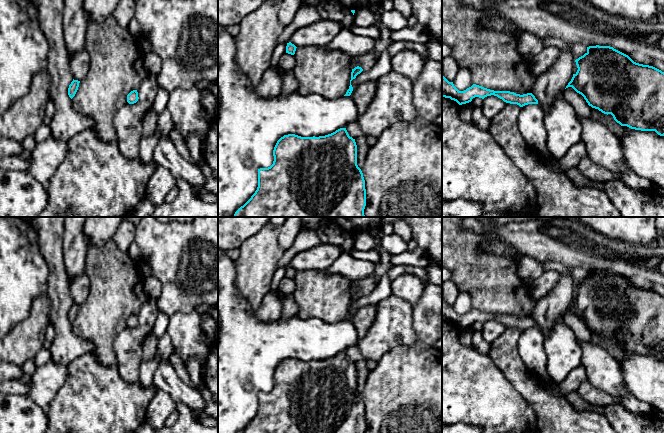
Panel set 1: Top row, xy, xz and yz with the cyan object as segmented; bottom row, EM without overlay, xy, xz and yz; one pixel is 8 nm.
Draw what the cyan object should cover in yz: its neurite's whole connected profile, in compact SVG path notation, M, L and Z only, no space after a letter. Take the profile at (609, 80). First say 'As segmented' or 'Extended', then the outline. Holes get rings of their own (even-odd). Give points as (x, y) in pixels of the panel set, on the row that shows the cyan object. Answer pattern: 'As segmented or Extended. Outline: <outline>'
As segmented. Outline: M589 46L587 52L575 60L577 72L573 74L566 88L572 87L581 94L589 106L604 114L611 114L621 126L641 131L655 131L664 136L664 72L634 62L628 55L610 46Z

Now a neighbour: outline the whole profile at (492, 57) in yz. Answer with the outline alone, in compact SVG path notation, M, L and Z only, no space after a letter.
M442 0L442 43L452 48L451 56L459 68L468 70L473 84L494 91L516 94L531 93L537 76L531 72L530 59L525 58L517 46L517 36L480 27L479 21L487 12L477 10L460 0Z

